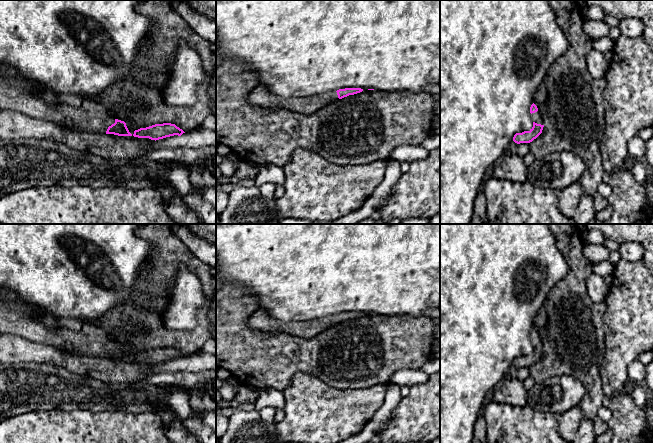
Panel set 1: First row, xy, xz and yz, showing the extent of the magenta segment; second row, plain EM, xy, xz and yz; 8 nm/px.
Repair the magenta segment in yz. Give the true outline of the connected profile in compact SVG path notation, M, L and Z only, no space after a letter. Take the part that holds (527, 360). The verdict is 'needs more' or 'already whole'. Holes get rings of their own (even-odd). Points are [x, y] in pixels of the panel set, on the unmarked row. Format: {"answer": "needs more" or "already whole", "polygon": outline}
{"answer": "needs more", "polygon": "M534 327L530 331L530 337L533 345L533 351L529 355L516 357L514 359L513 365L517 368L530 367L542 357L544 345L542 344L538 332Z"}

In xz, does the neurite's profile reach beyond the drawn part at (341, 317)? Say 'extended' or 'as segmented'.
extended

